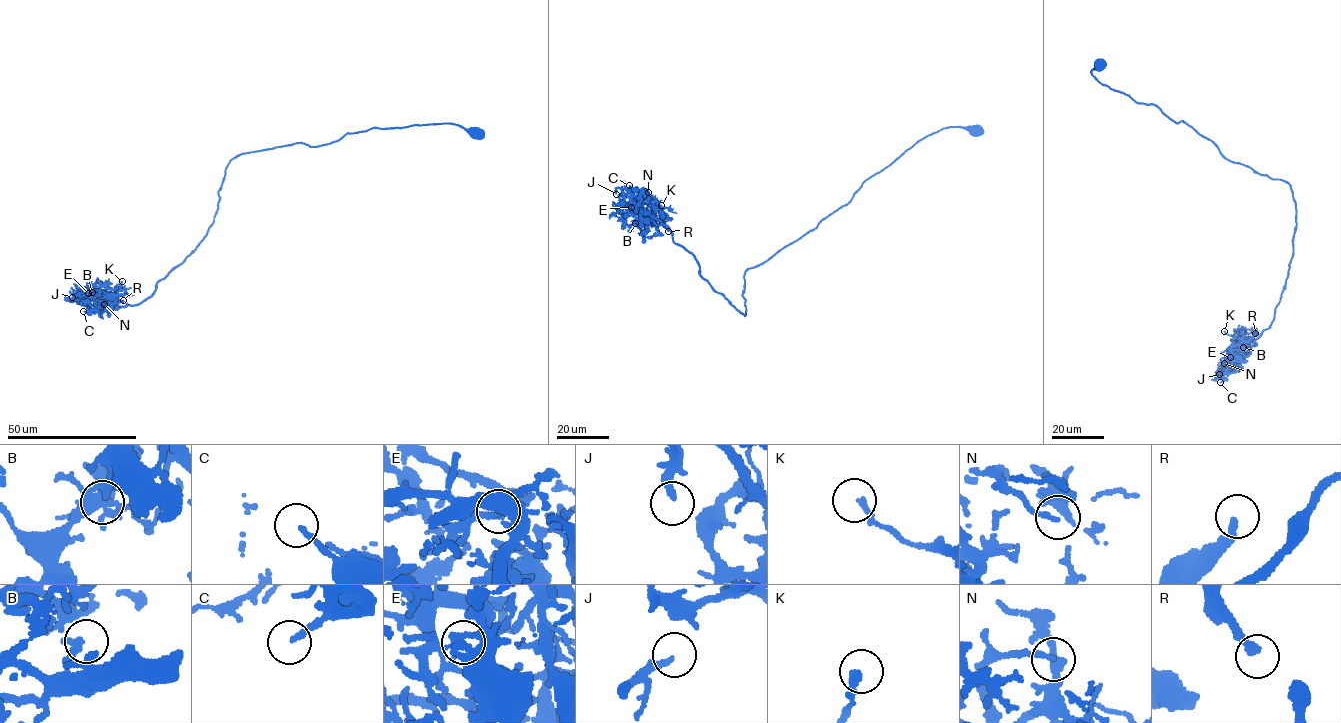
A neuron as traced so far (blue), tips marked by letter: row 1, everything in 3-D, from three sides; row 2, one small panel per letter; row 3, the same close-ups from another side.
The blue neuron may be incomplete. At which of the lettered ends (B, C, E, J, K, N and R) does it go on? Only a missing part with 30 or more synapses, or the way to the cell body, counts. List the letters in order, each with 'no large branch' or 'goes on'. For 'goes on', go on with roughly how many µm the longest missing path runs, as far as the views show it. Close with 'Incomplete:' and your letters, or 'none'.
B: no large branch
C: no large branch
E: no large branch
J: no large branch
K: no large branch
N: no large branch
R: goes on; missing 20 µm
Incomplete: R

